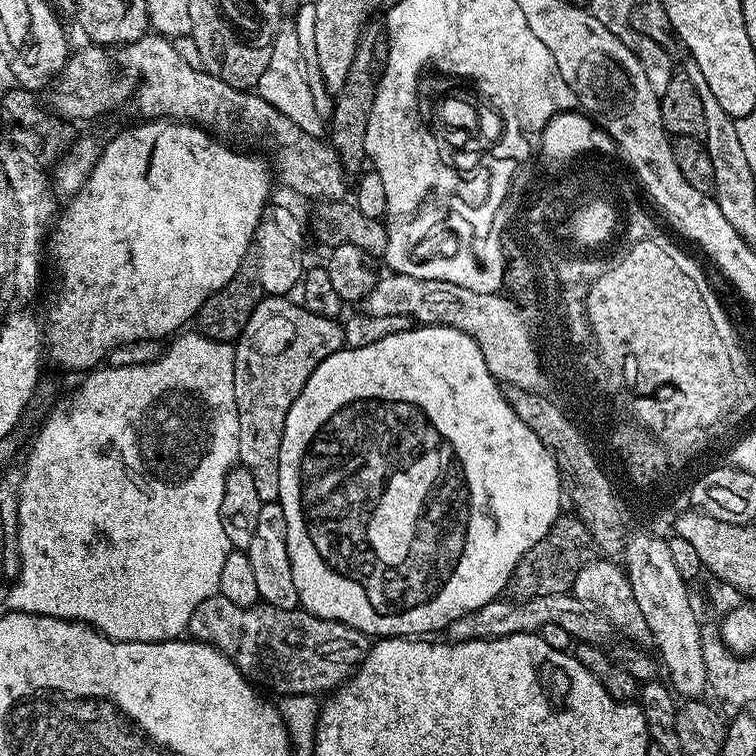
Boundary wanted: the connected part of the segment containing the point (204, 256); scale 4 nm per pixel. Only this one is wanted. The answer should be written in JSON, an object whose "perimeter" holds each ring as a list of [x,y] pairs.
{"perimeter":[[[150,120],[140,122],[137,128],[128,128],[125,132],[118,133],[109,144],[105,143],[101,147],[100,157],[87,182],[67,201],[68,209],[65,212],[63,209],[56,216],[50,233],[50,260],[51,263],[52,260],[56,263],[60,289],[56,292],[56,301],[48,308],[48,348],[62,367],[73,368],[79,374],[84,374],[103,365],[114,346],[139,340],[163,341],[164,336],[171,337],[179,333],[185,327],[183,324],[187,320],[189,323],[200,311],[206,298],[222,290],[222,286],[226,286],[226,282],[230,282],[230,278],[234,278],[236,271],[249,259],[256,227],[264,209],[270,204],[268,195],[272,192],[274,172],[267,159],[259,160],[256,156],[235,152],[228,144],[231,143],[213,138],[205,129],[195,124],[178,120]]]}

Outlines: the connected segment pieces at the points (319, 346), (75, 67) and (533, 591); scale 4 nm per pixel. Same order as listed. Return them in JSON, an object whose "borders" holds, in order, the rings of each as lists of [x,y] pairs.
{"borders":[[[[265,295],[258,302],[254,314],[250,314],[250,322],[246,322],[244,333],[235,341],[236,361],[234,362],[234,398],[240,407],[238,414],[238,464],[244,468],[250,478],[254,478],[254,487],[258,490],[261,502],[279,501],[278,494],[278,458],[282,446],[282,434],[286,414],[290,414],[290,406],[294,406],[294,398],[302,394],[302,386],[318,370],[318,366],[330,354],[344,347],[344,330],[336,320],[322,318],[318,314],[310,314],[303,303],[292,301],[288,296]]],[[[87,46],[81,52],[73,51],[64,65],[64,71],[55,81],[56,93],[52,96],[50,108],[55,115],[65,122],[71,120],[92,120],[95,116],[104,116],[112,112],[128,95],[131,97],[132,84],[123,71],[116,72],[117,65],[107,56],[100,46]]],[[[561,514],[547,536],[542,537],[518,562],[507,582],[505,593],[511,600],[526,600],[545,597],[548,594],[571,593],[572,583],[578,570],[589,555],[590,539],[587,528],[575,514]]]]}

